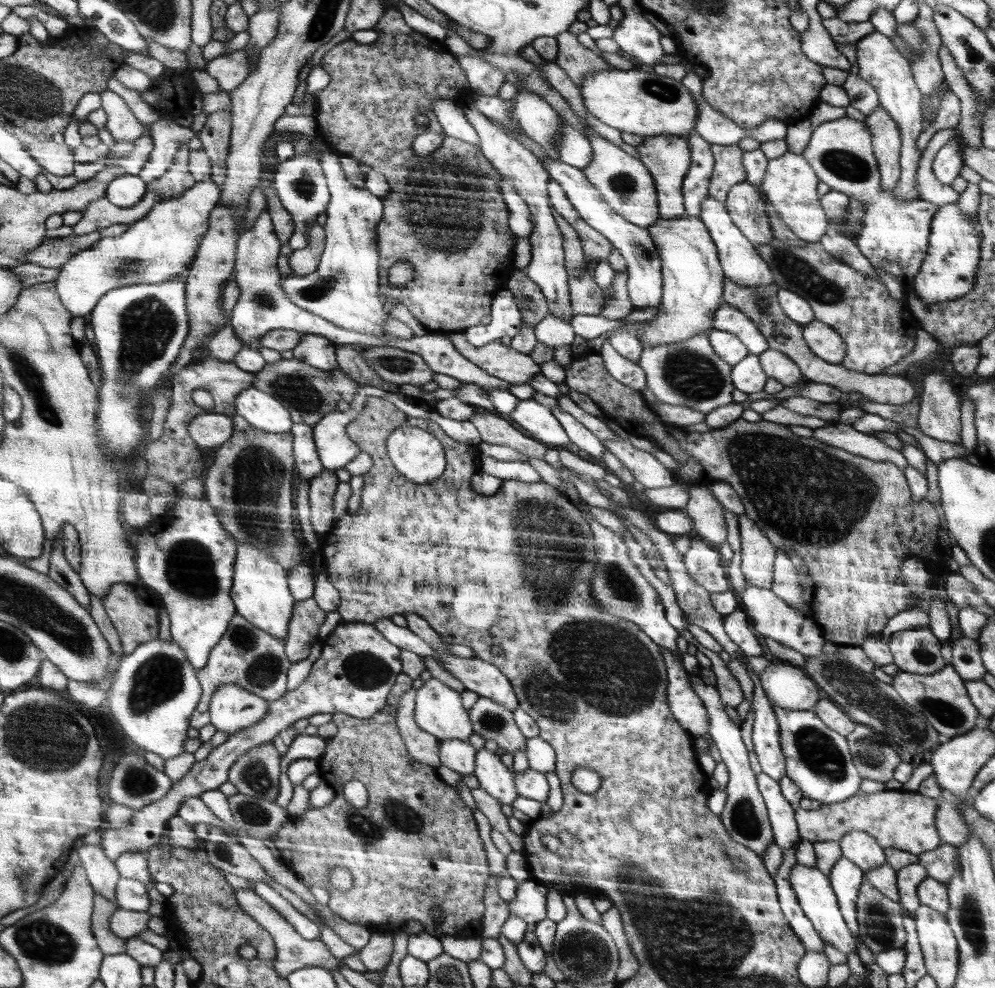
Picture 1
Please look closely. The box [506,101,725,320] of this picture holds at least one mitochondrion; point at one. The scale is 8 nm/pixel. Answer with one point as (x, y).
(625, 184)

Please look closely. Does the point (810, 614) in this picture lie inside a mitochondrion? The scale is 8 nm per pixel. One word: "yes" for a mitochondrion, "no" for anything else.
no

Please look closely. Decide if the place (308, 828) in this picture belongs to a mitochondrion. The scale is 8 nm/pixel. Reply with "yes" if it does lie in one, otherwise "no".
no

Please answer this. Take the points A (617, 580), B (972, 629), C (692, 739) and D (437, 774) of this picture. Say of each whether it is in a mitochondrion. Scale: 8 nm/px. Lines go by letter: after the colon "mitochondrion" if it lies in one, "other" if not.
A: mitochondrion
B: other
C: other
D: other

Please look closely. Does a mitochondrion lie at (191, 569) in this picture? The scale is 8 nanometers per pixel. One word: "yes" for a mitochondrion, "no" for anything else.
yes

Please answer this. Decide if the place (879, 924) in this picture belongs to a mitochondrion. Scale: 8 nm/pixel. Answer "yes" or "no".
yes

